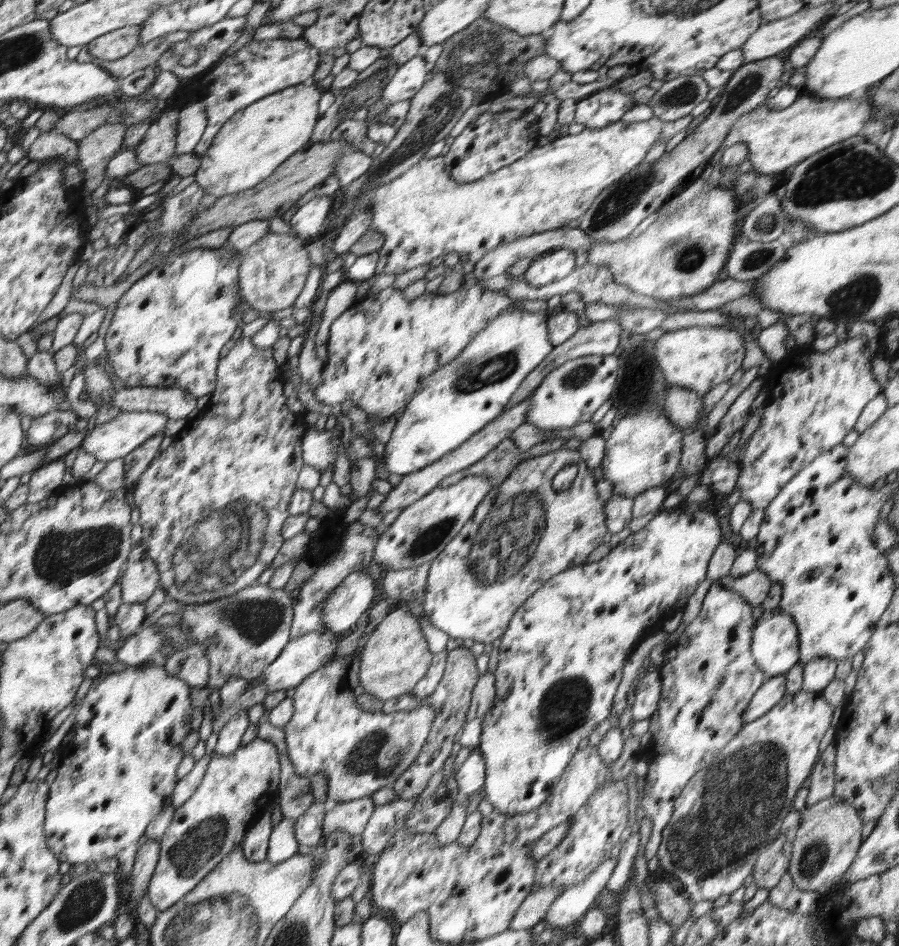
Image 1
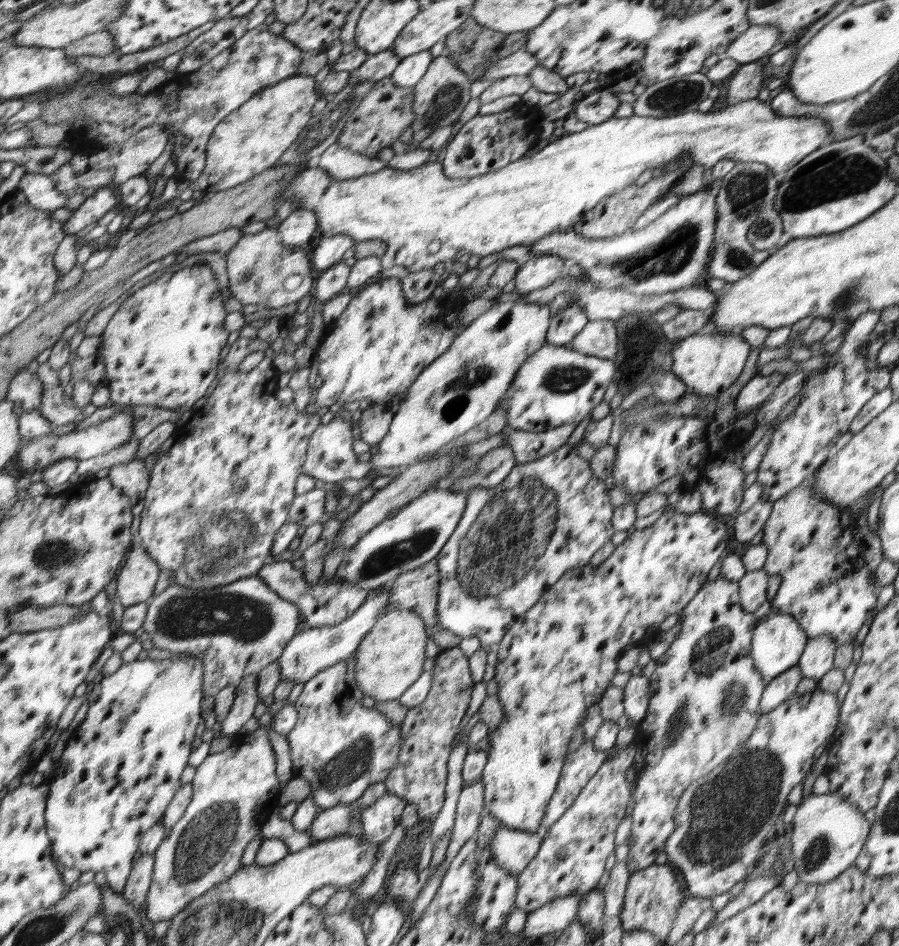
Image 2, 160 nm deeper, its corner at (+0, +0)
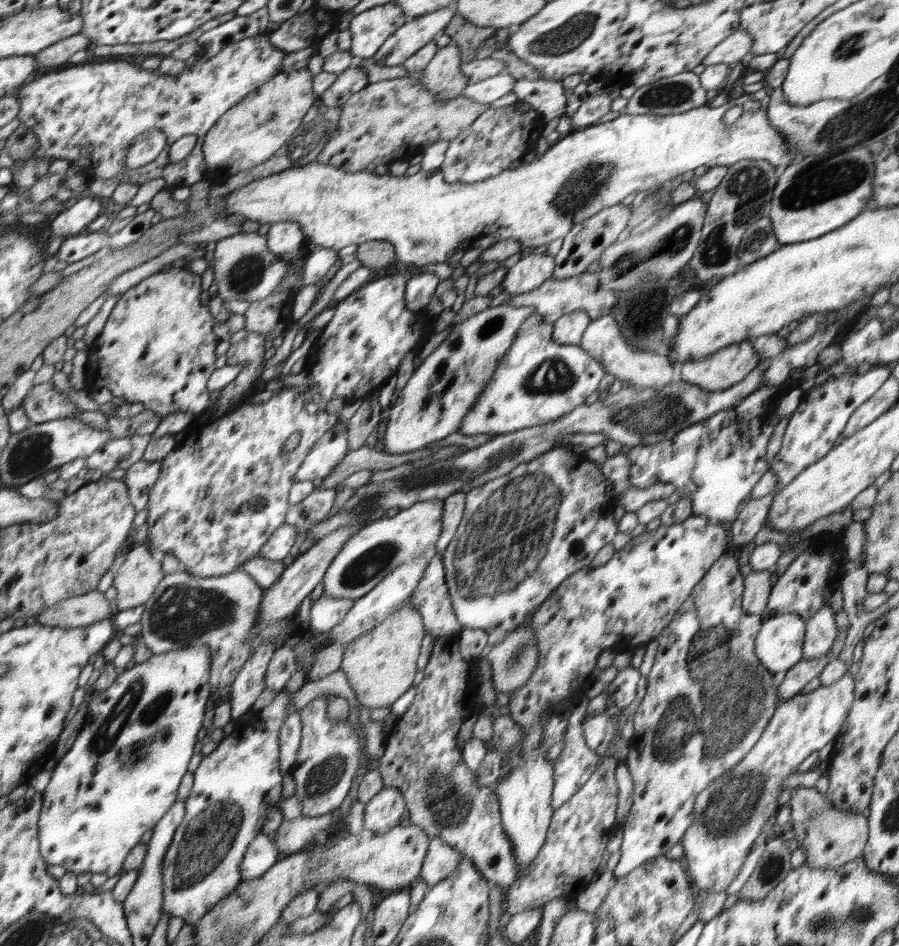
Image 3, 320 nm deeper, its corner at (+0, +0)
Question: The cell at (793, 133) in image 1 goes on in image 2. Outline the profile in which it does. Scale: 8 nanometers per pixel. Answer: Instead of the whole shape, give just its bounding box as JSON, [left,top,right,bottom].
[281,99,829,273]

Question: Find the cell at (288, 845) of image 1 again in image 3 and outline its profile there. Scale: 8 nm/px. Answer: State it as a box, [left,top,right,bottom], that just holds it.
[241,833,280,880]

